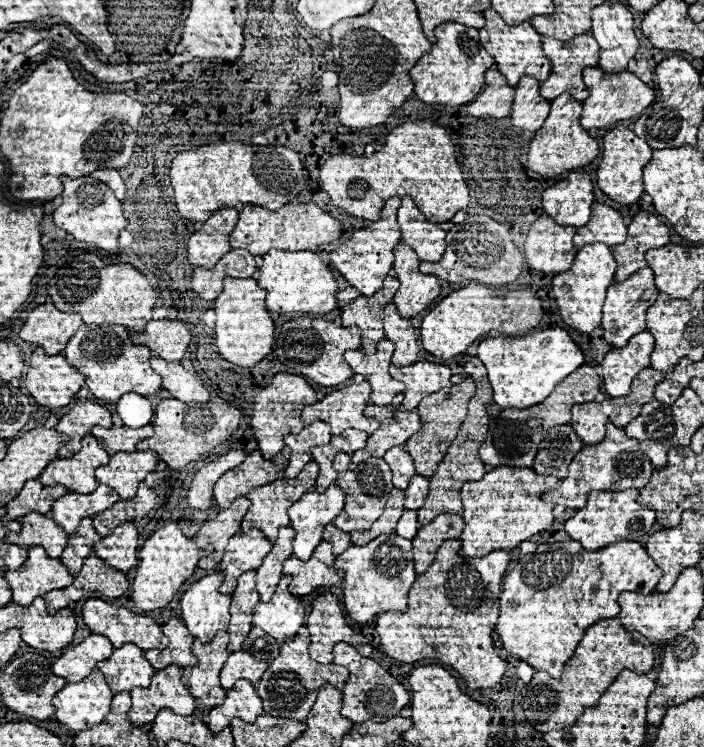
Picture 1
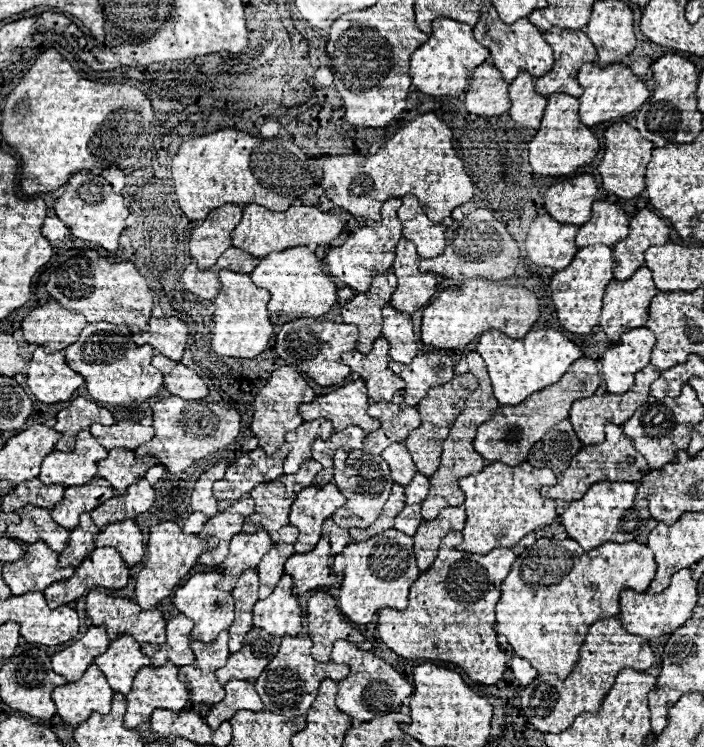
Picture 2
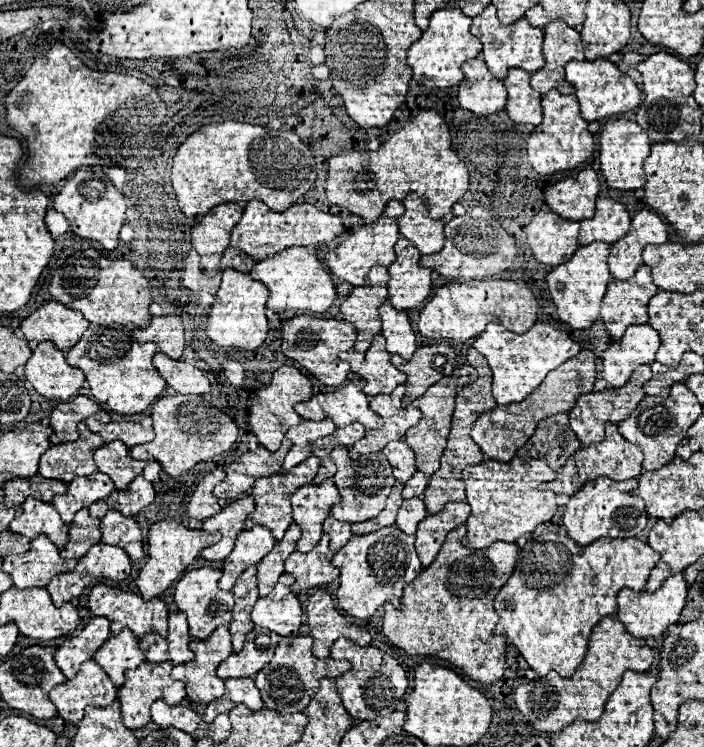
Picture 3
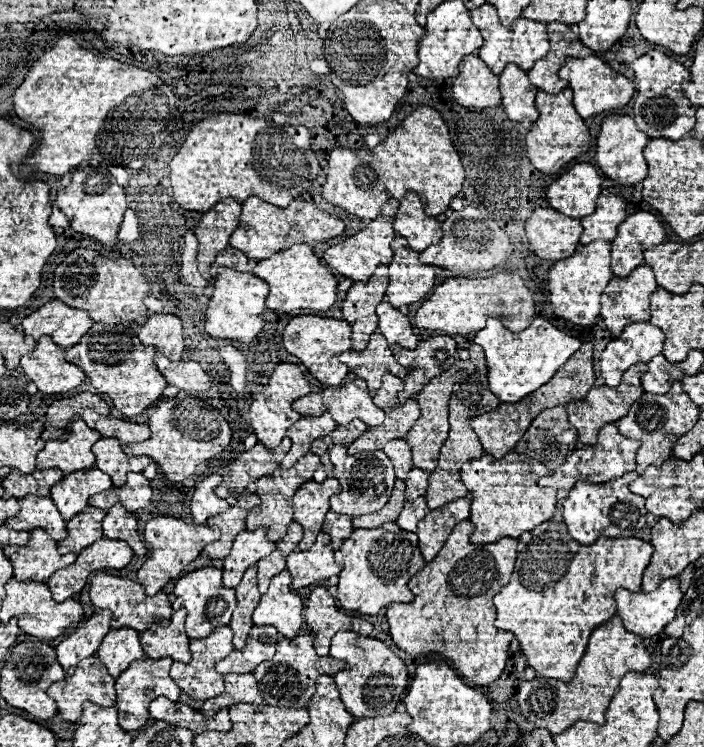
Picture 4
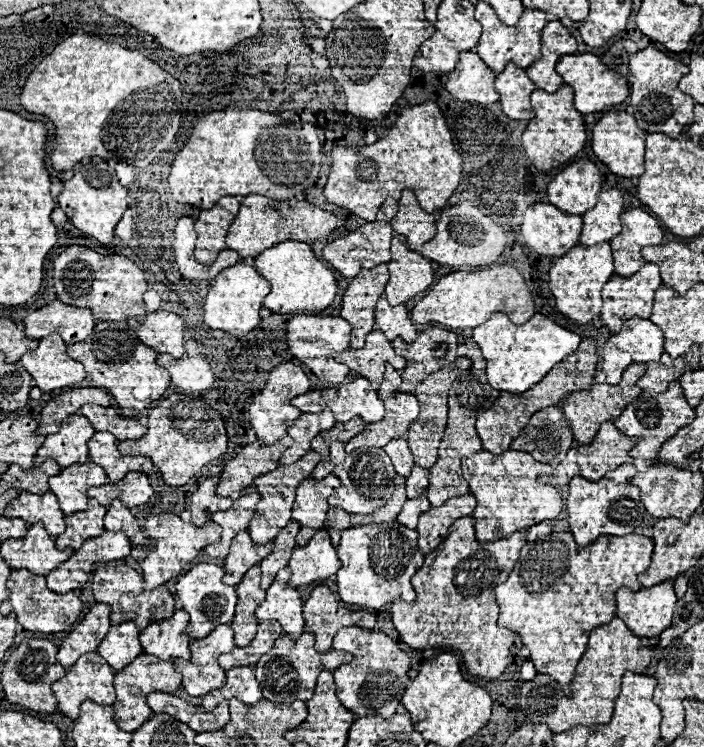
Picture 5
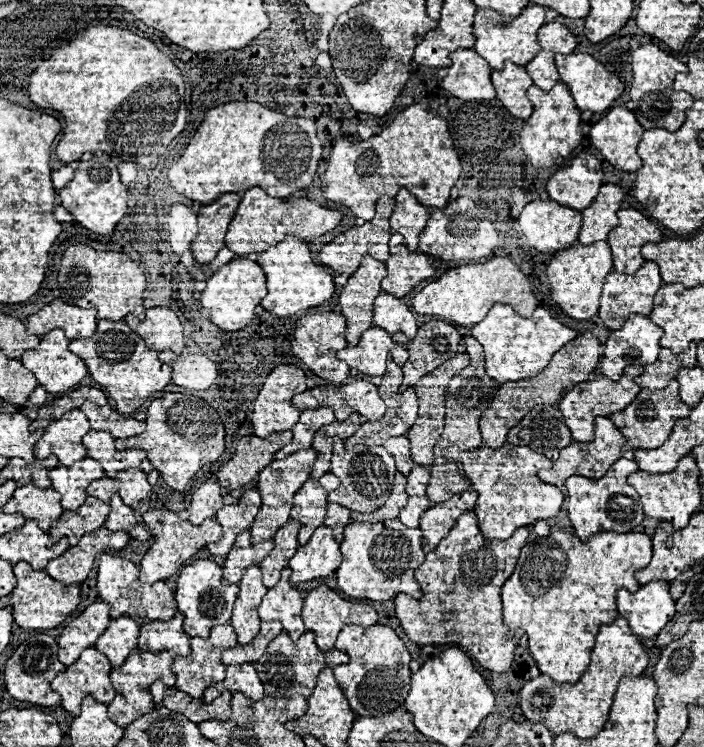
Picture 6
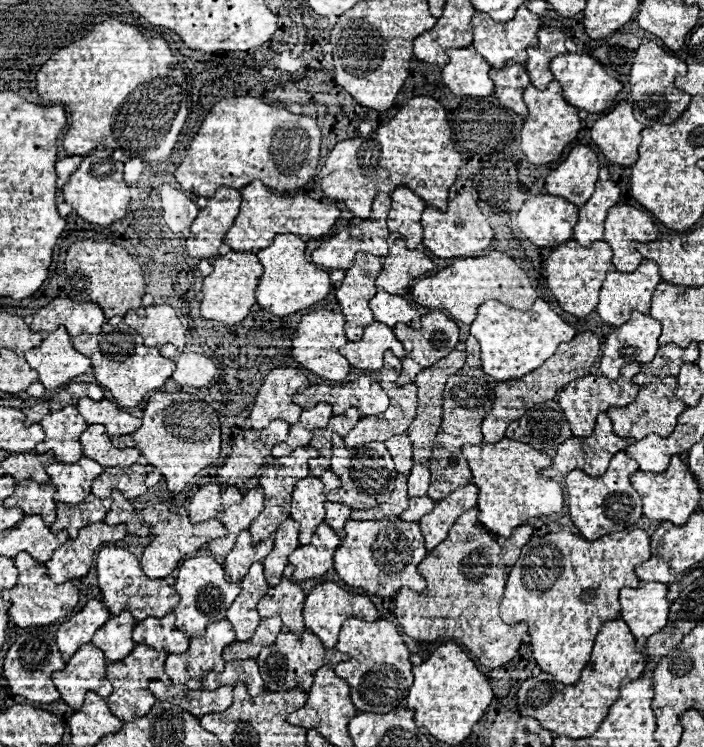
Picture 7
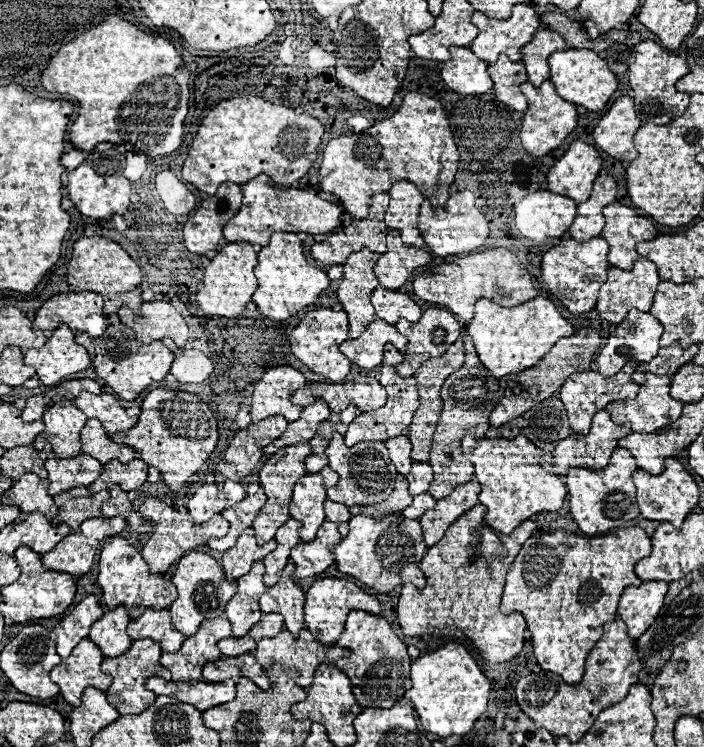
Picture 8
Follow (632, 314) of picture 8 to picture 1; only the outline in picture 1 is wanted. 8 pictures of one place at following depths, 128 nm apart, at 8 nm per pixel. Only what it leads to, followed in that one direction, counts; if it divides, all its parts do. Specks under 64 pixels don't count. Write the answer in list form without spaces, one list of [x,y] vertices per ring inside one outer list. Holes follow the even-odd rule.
[[[640,332],[628,340],[624,348],[612,348],[602,360],[604,388],[610,398],[620,398],[630,392],[632,378],[650,366],[650,354],[654,350],[654,336]]]

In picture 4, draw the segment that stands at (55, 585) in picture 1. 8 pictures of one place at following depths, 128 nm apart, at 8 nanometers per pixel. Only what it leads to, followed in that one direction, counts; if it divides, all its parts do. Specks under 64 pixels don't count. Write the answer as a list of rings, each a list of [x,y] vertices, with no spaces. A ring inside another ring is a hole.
[[[42,528],[30,532],[26,546],[4,546],[4,556],[14,566],[14,578],[20,582],[46,582],[56,570],[70,566],[76,554],[58,554],[58,544]]]

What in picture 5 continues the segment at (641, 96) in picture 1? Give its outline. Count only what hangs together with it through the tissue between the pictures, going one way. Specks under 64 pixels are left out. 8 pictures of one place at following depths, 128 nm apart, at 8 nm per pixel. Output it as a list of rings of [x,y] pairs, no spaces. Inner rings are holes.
[[[566,54],[560,58],[560,62],[556,64],[556,72],[564,78],[564,82],[568,86],[574,88],[576,96],[574,96],[574,106],[576,110],[580,110],[582,114],[592,114],[592,112],[602,112],[608,106],[614,104],[622,104],[630,90],[628,90],[628,80],[612,70],[608,70],[600,58],[596,58],[594,54]]]

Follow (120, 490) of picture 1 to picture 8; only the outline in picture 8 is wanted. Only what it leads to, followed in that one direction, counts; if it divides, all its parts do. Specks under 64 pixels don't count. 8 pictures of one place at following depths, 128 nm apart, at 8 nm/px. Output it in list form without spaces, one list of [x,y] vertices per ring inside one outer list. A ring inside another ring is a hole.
[[[88,420],[86,426],[82,428],[80,438],[82,438],[82,452],[94,456],[102,464],[106,464],[110,460],[120,460],[126,464],[136,458],[134,448],[124,448],[122,444],[116,444],[110,440],[110,436],[102,428],[100,420]]]

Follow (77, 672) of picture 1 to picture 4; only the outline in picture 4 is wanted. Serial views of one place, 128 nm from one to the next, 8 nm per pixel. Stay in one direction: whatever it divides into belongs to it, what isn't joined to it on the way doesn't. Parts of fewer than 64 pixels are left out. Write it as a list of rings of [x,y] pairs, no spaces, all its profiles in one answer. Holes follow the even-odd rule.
[[[96,610],[82,628],[78,628],[72,636],[64,638],[56,646],[58,662],[68,676],[76,670],[80,660],[96,654],[104,636],[110,632],[110,620],[112,620],[112,612]]]

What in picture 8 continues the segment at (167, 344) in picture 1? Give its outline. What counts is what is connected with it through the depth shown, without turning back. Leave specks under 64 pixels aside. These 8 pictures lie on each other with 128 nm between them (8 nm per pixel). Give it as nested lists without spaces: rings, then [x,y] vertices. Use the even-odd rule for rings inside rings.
[[[144,302],[140,314],[134,314],[130,308],[120,308],[118,312],[122,324],[132,328],[144,344],[152,340],[172,338],[178,348],[184,348],[188,340],[188,326],[186,320],[174,312],[172,306],[158,302]]]

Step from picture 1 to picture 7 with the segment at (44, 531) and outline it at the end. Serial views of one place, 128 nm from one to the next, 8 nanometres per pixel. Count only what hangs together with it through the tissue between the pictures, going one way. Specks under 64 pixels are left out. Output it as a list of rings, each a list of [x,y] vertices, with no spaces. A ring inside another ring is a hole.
[[[22,480],[16,484],[16,492],[6,498],[4,508],[22,508],[28,516],[44,516],[44,522],[52,524],[56,518],[56,500],[52,484],[38,484],[34,480]]]

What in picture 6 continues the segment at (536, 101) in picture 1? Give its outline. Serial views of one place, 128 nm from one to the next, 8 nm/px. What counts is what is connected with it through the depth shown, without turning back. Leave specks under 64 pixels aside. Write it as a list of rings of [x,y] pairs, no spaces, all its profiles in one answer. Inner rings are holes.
[[[508,62],[502,70],[492,72],[492,84],[496,88],[498,100],[504,108],[522,120],[528,120],[532,114],[532,102],[526,98],[526,90],[534,84],[532,78],[526,74],[524,66],[516,66]]]

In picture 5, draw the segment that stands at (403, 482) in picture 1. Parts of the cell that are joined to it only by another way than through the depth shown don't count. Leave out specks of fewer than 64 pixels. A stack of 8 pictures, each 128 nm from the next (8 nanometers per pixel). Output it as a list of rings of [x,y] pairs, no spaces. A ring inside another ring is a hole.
[[[394,438],[384,446],[384,452],[388,452],[388,456],[392,458],[396,472],[406,478],[414,466],[414,458],[408,448],[408,442],[404,438]]]

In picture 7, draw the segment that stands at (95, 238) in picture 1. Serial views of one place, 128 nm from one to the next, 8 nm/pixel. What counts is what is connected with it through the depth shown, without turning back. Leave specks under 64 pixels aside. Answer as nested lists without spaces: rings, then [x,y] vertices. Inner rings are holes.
[[[100,154],[86,156],[80,168],[70,176],[70,182],[62,186],[64,202],[70,204],[82,220],[108,228],[112,222],[124,218],[128,212],[130,192],[126,182],[122,180],[122,168],[124,164],[112,160],[112,156],[100,156]]]

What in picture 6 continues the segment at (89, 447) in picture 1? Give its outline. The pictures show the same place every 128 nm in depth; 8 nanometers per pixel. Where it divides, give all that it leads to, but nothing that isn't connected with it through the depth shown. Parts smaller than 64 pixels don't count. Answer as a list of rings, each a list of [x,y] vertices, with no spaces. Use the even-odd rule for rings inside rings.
[[[80,410],[66,412],[60,420],[52,422],[44,430],[44,436],[38,440],[34,448],[34,456],[36,460],[44,460],[50,454],[54,454],[60,460],[60,466],[70,466],[86,458],[82,438],[88,432],[90,432],[88,418]]]

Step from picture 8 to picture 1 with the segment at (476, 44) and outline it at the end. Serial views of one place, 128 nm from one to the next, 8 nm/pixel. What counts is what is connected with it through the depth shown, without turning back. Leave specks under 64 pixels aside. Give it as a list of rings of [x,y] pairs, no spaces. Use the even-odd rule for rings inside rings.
[[[486,10],[484,18],[486,18],[486,26],[480,30],[480,44],[494,58],[496,70],[500,70],[506,76],[510,86],[516,86],[522,76],[532,76],[540,82],[544,82],[550,76],[552,66],[544,58],[542,36],[532,28],[530,22],[524,22],[518,26],[508,26],[508,24],[504,24],[504,20],[494,10]]]

